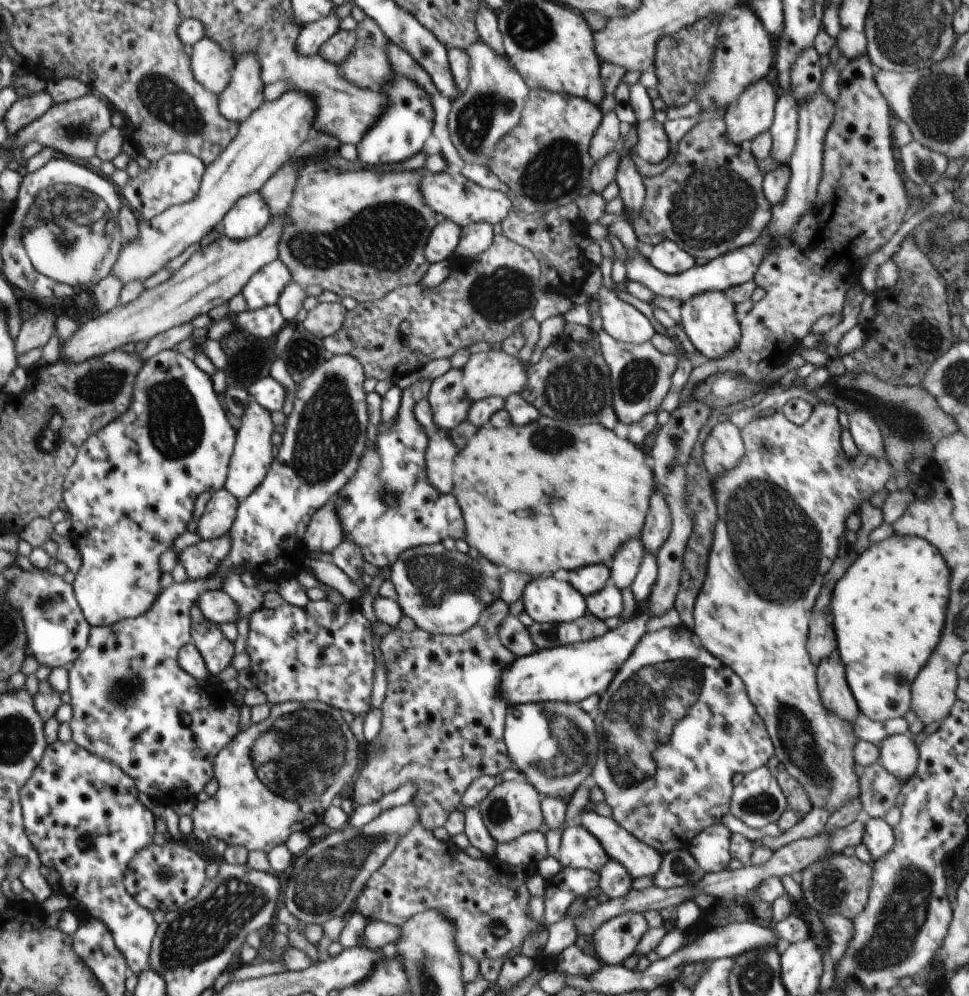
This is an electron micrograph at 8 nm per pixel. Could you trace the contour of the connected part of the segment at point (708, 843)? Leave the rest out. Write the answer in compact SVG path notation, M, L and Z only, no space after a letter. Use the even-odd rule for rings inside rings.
M717 822L697 833L690 843L688 852L704 872L717 873L728 868L732 860L730 843L730 830L722 822Z

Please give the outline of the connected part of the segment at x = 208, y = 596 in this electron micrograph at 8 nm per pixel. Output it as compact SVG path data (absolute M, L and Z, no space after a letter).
M222 588L203 592L196 600L203 615L217 625L238 622L238 603Z

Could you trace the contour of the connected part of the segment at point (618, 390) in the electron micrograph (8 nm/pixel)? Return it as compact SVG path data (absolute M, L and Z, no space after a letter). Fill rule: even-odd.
M604 329L598 334L604 360L611 374L614 410L622 424L631 425L650 413L656 413L672 386L672 374L678 364L676 355L665 355L654 348L651 341L642 344L619 341Z

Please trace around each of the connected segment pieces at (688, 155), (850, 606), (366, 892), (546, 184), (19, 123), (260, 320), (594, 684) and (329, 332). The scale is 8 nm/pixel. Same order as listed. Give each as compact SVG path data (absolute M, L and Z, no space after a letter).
M716 117L706 121L699 120L690 131L688 131L678 143L678 151L674 154L672 160L668 160L671 166L666 166L667 169L654 177L644 177L645 184L645 205L641 212L634 219L628 221L633 226L638 242L644 244L657 245L663 240L673 240L681 249L690 253L695 259L704 258L704 260L712 260L717 256L726 254L728 251L742 248L744 245L749 245L755 242L758 236L761 235L762 229L771 221L771 205L772 203L766 198L763 191L763 175L758 169L755 156L748 150L747 146L740 147L732 144L727 139L726 125L723 117Z
M895 533L861 552L836 583L831 600L836 653L844 663L860 714L885 721L903 717L911 709L911 684L941 639L951 593L950 576L944 558L933 544L917 536Z
M420 822L416 823L410 832L401 837L400 842L396 845L395 851L384 861L384 864L370 876L368 882L365 884L363 891L359 894L359 897L355 901L354 909L360 911L368 921L384 921L393 925L403 925L407 920L410 920L415 914L421 913L428 909L436 909L443 915L446 915L456 925L455 941L458 945L461 954L469 954L474 958L477 958L479 962L482 958L506 958L510 950L522 946L526 937L539 925L543 923L537 923L535 919L530 918L527 913L527 904L531 894L526 886L526 881L530 878L533 869L522 865L516 867L508 865L506 863L497 862L495 859L481 857L479 859L471 858L466 855L462 849L459 849L453 842L443 842L436 839L432 831L426 830Z
M529 89L518 126L499 140L488 166L508 186L507 195L511 198L515 211L526 215L545 213L574 202L583 188L591 189L589 176L595 161L590 156L589 144L600 126L601 117L602 110L587 100L546 89Z
M46 89L42 92L16 99L16 102L12 104L3 118L9 134L21 131L54 105L53 96Z
M266 305L256 310L237 314L237 326L256 338L272 338L288 324L277 305Z
M638 610L629 622L619 623L616 630L610 629L605 636L578 644L569 644L551 649L538 649L532 654L516 657L512 664L503 668L501 672L499 694L508 705L514 705L515 707L524 703L547 703L548 701L558 703L580 702L593 694L602 695L622 664L629 659L639 640L646 634L646 622L649 617L650 614L646 610Z
M340 302L318 303L313 310L308 311L306 319L302 324L308 332L311 332L314 336L323 339L336 334L343 327L346 313L346 308Z

